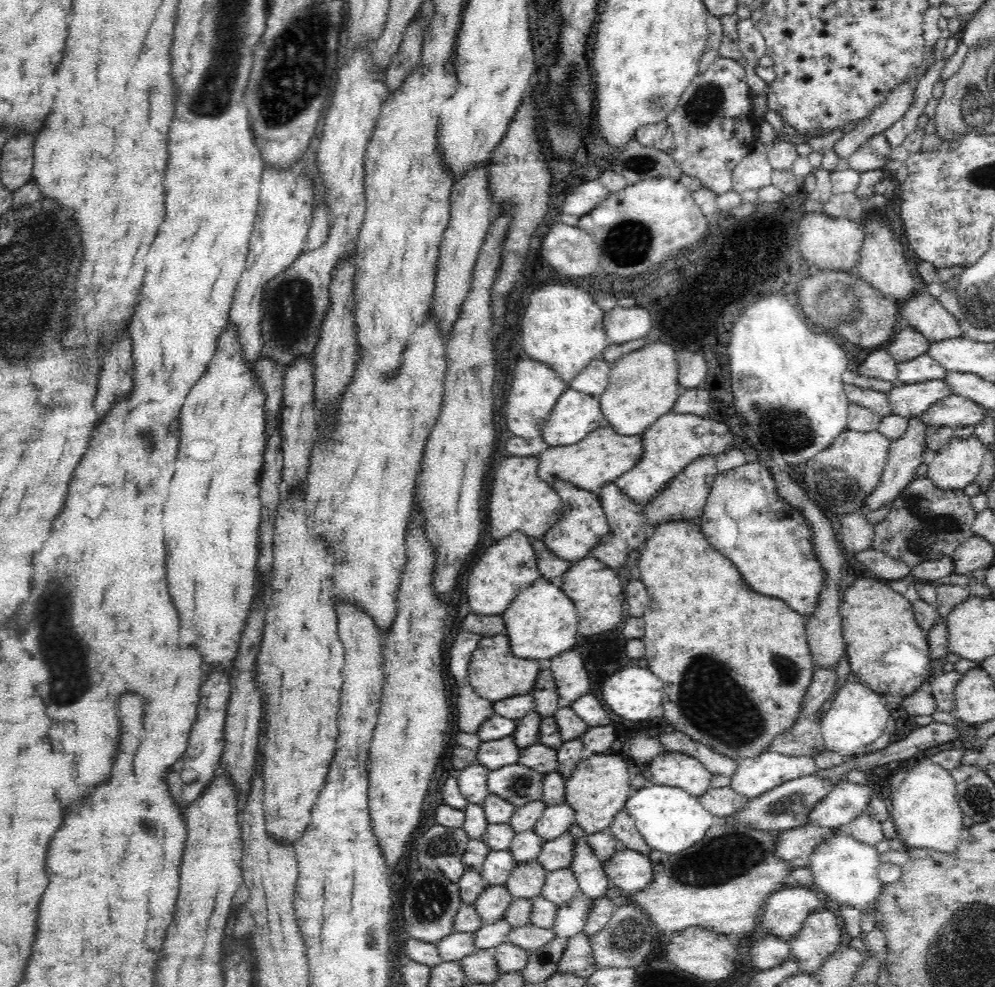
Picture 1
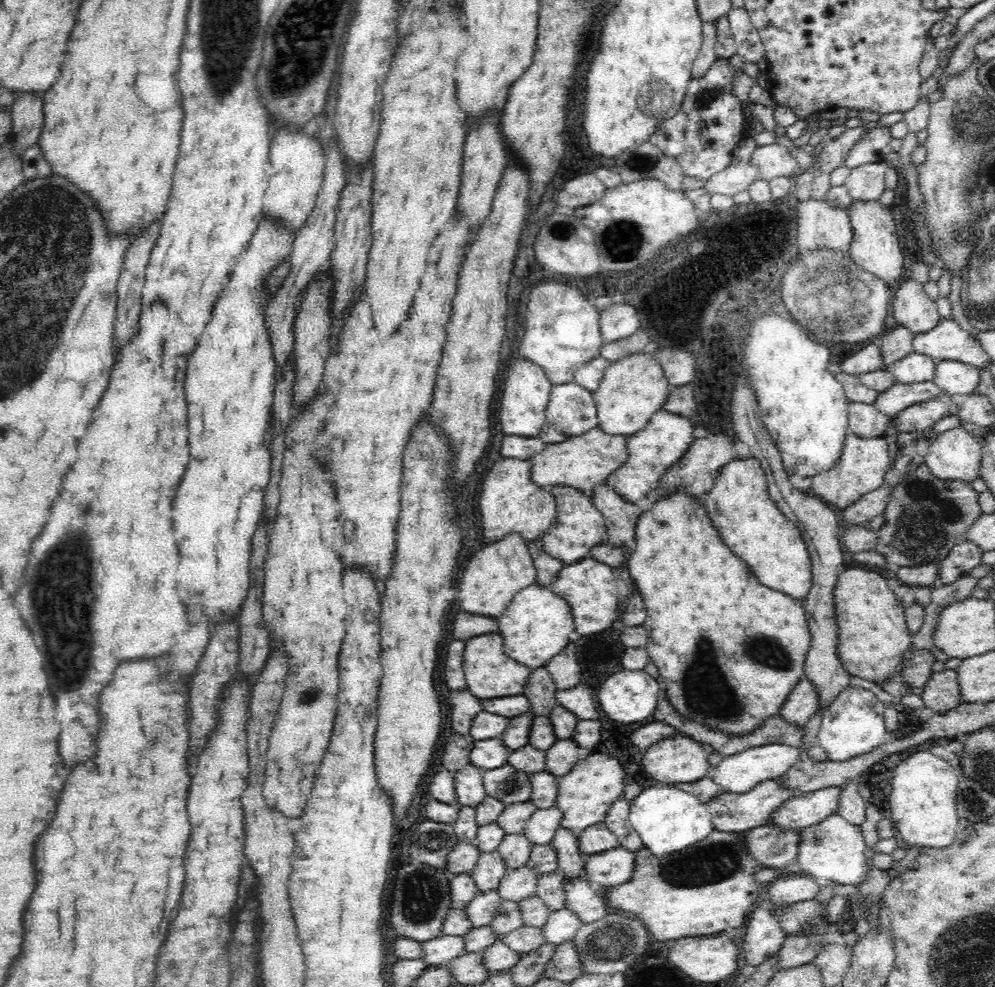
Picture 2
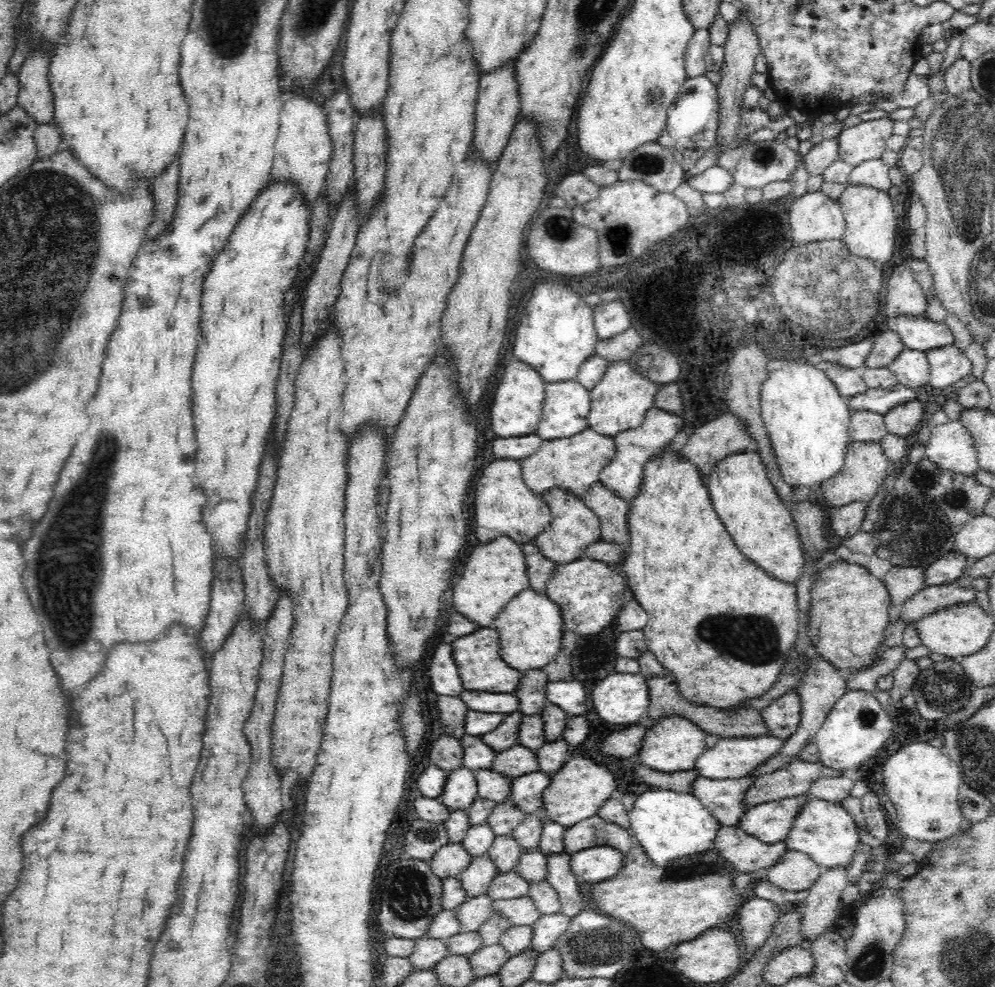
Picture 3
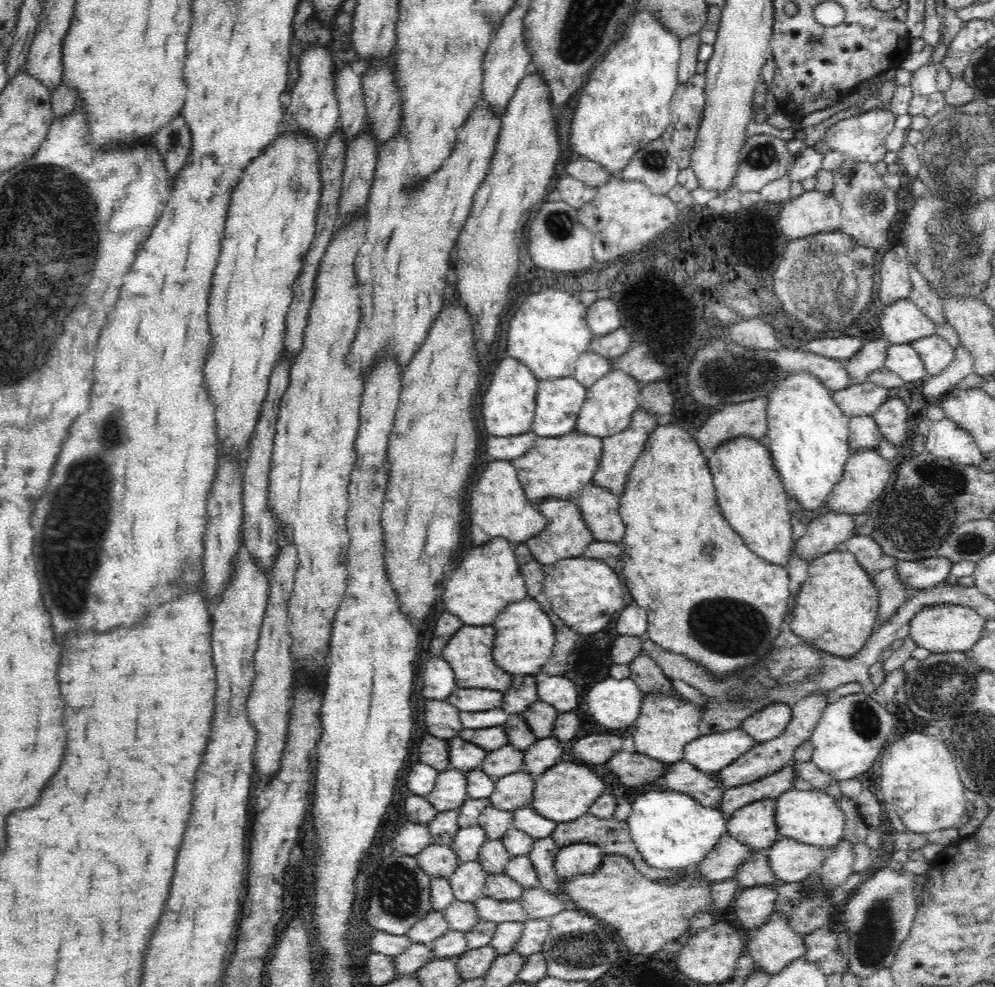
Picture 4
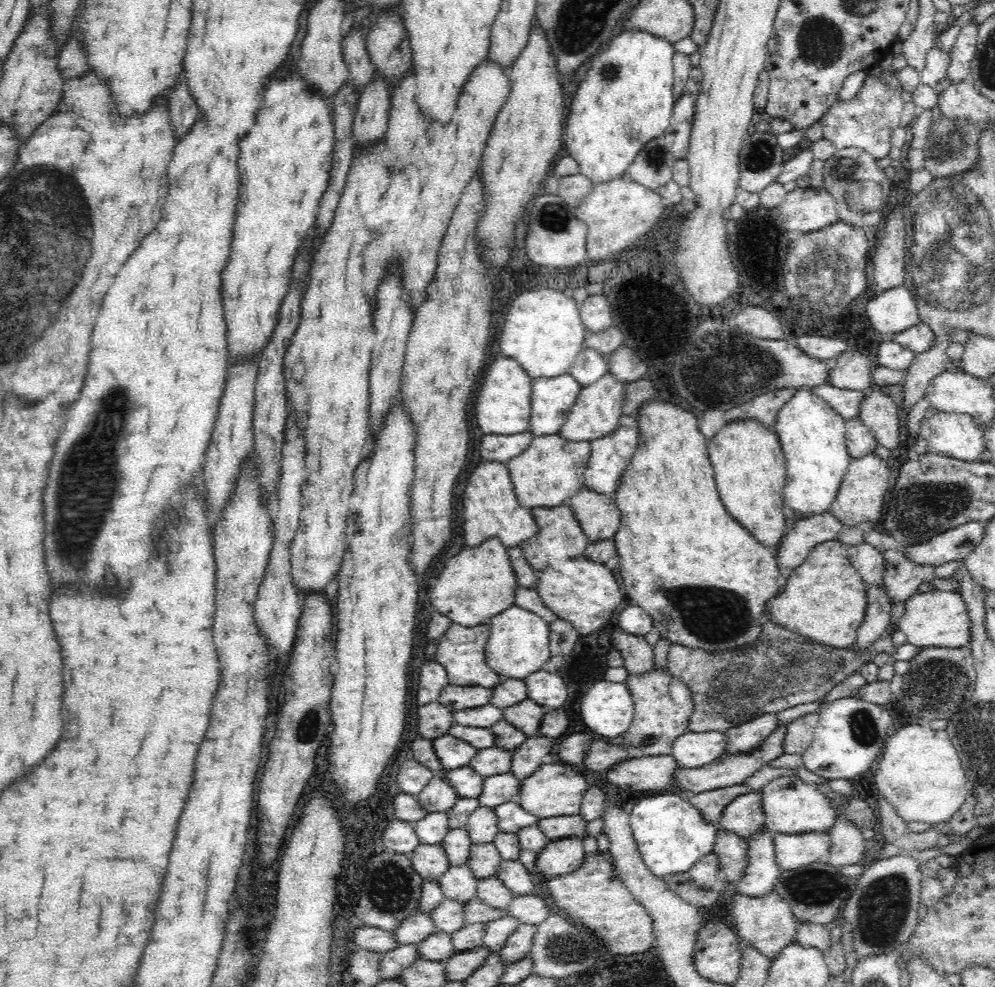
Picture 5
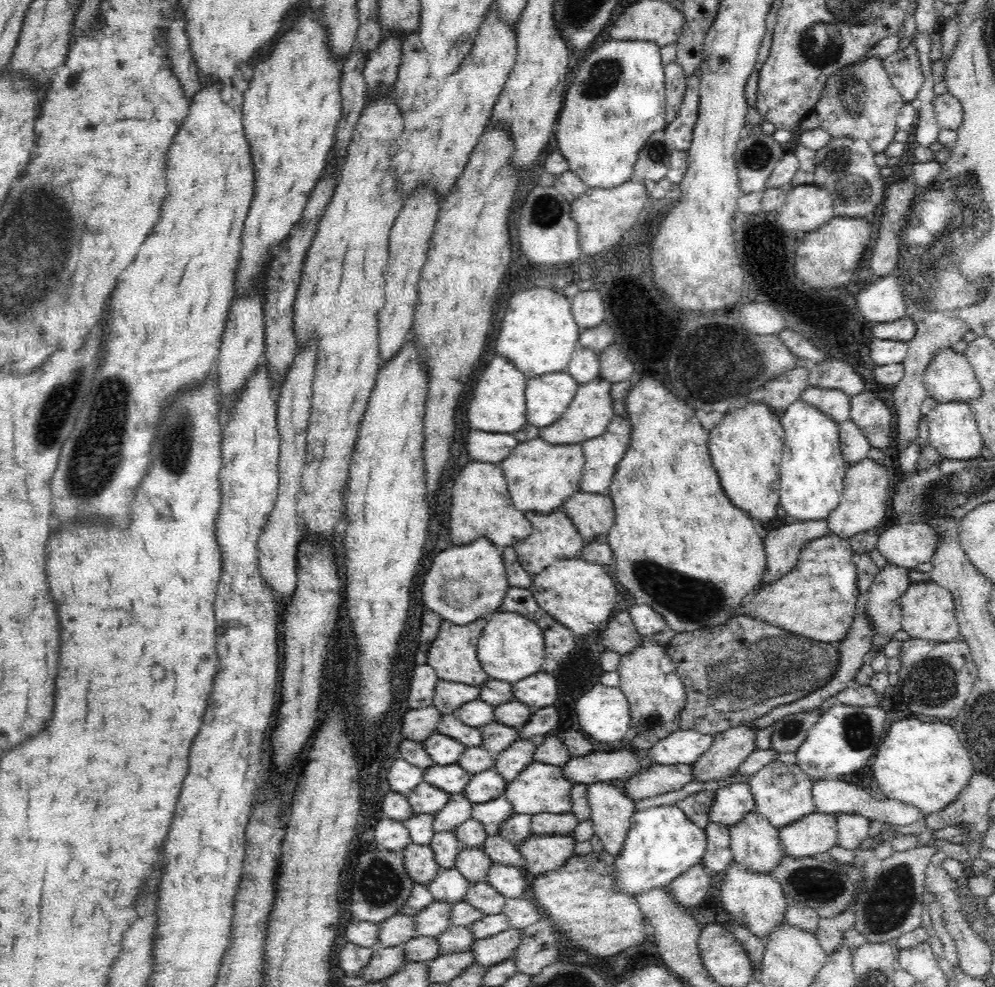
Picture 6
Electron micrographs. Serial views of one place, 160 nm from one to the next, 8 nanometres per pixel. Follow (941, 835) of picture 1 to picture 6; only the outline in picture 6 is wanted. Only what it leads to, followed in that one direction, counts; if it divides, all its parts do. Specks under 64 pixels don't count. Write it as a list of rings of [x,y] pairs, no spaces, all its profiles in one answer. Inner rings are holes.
[[[903,718],[893,722],[885,732],[884,738],[871,762],[873,777],[878,781],[879,789],[887,796],[898,800],[904,806],[920,810],[922,816],[937,815],[957,798],[961,790],[968,784],[970,777],[976,774],[970,764],[968,752],[959,739],[952,724],[939,722],[922,722],[917,718]]]

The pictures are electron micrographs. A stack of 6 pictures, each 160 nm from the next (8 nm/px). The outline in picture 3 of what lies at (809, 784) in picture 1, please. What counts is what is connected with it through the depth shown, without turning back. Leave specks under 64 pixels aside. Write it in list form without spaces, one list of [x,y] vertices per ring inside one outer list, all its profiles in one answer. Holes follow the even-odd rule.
[[[698,775],[692,783],[691,793],[720,821],[721,826],[738,826],[742,814],[748,810],[743,801],[747,788],[756,776],[737,779],[710,779]]]

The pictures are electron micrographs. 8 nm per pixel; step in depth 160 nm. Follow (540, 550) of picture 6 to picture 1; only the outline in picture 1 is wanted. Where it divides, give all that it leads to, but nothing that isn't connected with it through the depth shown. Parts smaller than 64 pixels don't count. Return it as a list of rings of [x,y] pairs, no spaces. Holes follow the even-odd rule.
[[[554,481],[552,485],[562,499],[562,518],[546,532],[542,539],[556,556],[575,563],[590,555],[591,550],[600,544],[599,542],[605,541],[609,522],[597,493],[582,490],[566,481]]]

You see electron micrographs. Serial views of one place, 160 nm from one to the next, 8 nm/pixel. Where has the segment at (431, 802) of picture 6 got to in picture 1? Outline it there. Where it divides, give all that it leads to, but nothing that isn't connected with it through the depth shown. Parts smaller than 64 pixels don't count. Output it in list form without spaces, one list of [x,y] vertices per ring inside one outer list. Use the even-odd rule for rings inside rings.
[[[480,763],[461,769],[457,778],[459,789],[469,804],[482,806],[484,799],[491,793],[487,787],[488,771]]]

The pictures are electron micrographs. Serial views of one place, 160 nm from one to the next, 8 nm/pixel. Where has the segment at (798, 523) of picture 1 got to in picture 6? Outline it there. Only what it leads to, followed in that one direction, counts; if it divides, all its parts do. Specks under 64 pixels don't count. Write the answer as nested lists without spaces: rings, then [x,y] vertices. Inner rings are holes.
[[[748,401],[745,407],[728,412],[709,432],[709,451],[714,468],[718,474],[723,492],[730,499],[731,506],[738,507],[743,514],[757,518],[763,526],[768,526],[776,518],[781,484],[781,458],[784,455],[783,426],[779,416],[764,402]]]

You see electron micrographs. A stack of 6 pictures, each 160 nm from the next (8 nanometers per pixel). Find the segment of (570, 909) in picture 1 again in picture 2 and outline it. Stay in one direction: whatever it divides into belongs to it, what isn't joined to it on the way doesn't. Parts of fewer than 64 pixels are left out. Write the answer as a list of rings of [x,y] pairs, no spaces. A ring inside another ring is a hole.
[[[564,908],[551,911],[541,929],[546,943],[556,947],[566,941],[571,941],[582,925],[583,922],[577,914]]]

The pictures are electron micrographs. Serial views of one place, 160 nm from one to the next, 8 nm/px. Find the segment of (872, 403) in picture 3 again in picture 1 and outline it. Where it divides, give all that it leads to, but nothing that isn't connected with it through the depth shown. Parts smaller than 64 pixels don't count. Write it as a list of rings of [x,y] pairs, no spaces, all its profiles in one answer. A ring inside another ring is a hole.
[[[942,379],[914,384],[897,383],[887,396],[890,406],[893,406],[894,415],[912,417],[926,412],[932,404],[952,394],[954,393],[950,385]]]

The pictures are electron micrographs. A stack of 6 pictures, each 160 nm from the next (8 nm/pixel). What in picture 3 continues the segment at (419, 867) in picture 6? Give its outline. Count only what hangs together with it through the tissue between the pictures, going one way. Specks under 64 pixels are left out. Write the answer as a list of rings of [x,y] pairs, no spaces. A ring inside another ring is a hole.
[[[455,843],[442,846],[428,861],[436,877],[441,879],[450,877],[459,880],[462,872],[468,868],[472,857],[462,847],[462,844]]]

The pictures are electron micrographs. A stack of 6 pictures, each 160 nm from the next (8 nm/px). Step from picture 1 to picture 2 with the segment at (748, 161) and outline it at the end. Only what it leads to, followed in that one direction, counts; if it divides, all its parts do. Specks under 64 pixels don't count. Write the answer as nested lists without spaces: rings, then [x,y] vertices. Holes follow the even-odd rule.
[[[740,161],[725,168],[720,174],[713,176],[703,187],[711,194],[727,195],[733,197],[759,179],[758,167],[751,161]]]

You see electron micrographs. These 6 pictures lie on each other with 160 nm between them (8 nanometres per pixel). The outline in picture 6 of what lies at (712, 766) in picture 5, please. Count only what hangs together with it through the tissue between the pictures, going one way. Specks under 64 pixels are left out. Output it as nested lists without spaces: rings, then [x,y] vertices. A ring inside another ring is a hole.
[[[652,763],[651,767],[648,765],[625,782],[623,793],[630,800],[638,801],[642,798],[680,790],[693,780],[696,780],[696,777],[694,777],[694,768],[690,764]]]

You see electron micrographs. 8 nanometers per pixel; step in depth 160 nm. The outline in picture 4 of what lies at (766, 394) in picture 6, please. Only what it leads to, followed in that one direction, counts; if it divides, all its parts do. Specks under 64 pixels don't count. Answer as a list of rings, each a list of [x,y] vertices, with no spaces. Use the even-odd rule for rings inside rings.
[[[759,397],[724,406],[720,412],[710,415],[694,435],[702,454],[709,456],[719,444],[740,435],[748,435],[757,441],[766,440],[767,406],[768,399]]]

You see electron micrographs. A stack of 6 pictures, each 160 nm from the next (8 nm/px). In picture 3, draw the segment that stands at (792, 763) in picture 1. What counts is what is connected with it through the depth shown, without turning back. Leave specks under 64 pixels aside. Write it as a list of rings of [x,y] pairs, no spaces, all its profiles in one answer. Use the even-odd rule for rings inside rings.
[[[770,735],[719,738],[714,746],[707,747],[705,751],[702,751],[696,762],[696,770],[700,776],[710,779],[724,780],[748,777],[753,768],[760,766],[768,758],[778,754],[778,749],[782,743],[782,739]]]

